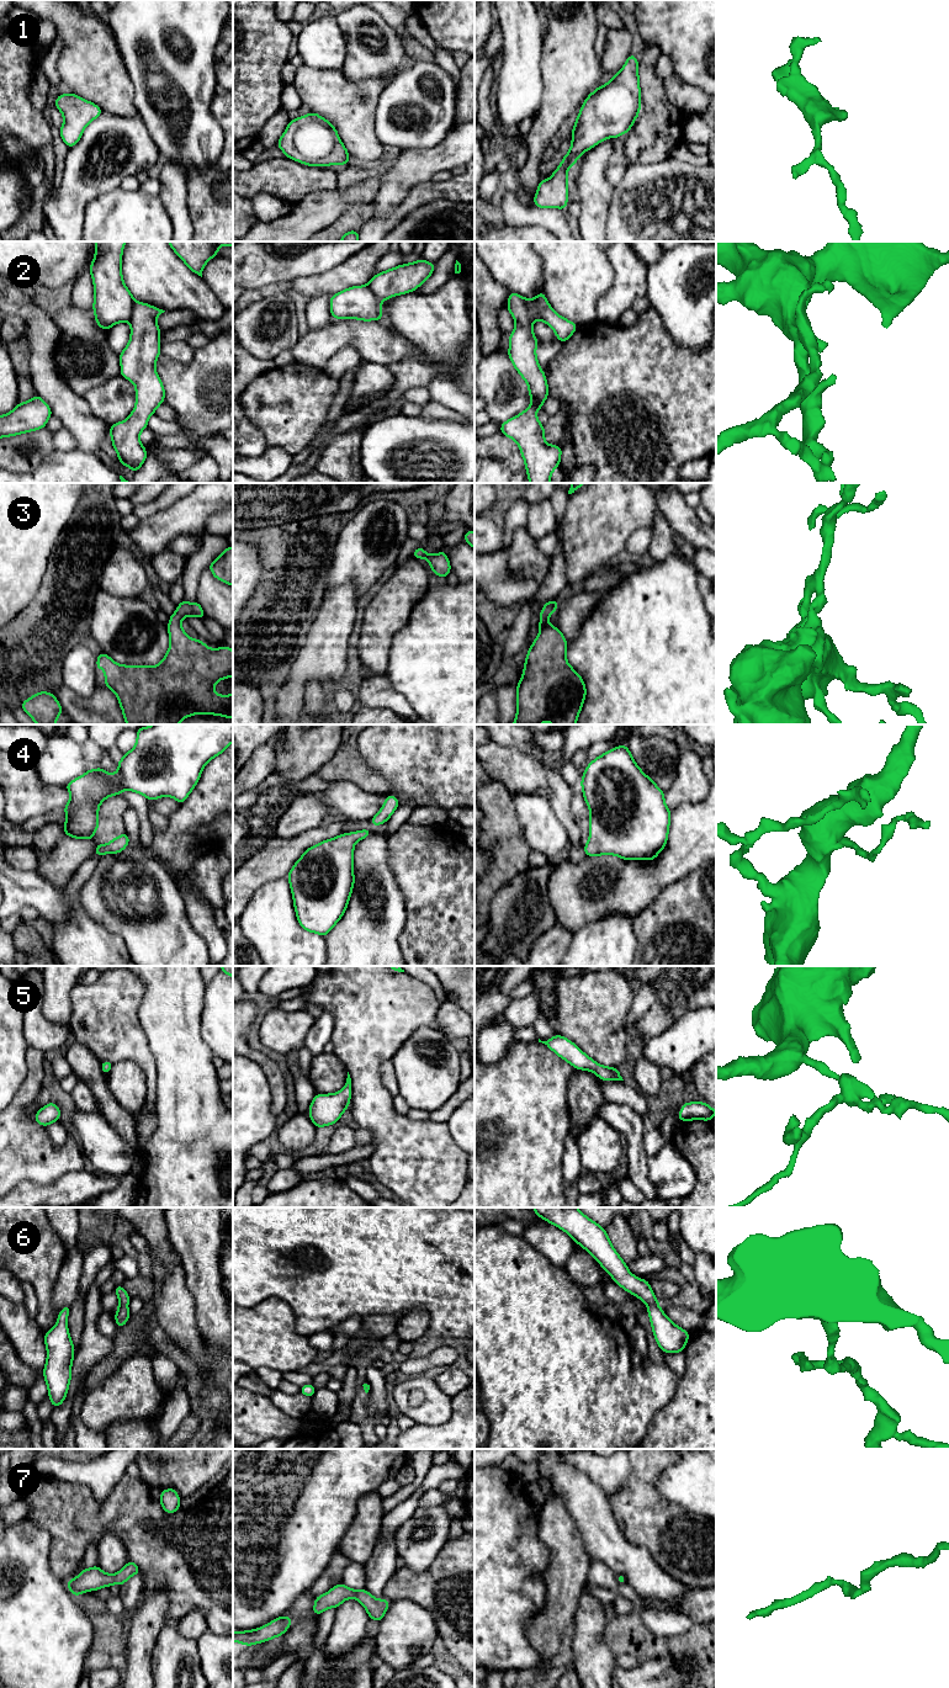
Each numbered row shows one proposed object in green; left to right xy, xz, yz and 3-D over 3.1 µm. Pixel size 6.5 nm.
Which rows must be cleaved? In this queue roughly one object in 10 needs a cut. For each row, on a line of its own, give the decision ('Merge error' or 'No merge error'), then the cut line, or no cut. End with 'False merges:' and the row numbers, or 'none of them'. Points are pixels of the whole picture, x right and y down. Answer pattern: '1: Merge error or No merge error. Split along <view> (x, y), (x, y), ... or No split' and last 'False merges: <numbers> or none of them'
1: No merge error. No split
2: Merge error. Split along yz (523, 298), (529, 318), (533, 322)
3: No merge error. No split
4: No merge error. No split
5: No merge error. No split
6: No merge error. No split
7: No merge error. No split
False merges: 2

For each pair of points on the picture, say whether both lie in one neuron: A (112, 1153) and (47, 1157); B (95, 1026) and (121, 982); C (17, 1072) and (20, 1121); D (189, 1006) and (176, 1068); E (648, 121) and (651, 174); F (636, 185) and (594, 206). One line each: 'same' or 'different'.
A: different
B: same
C: different
D: same
E: different
F: different

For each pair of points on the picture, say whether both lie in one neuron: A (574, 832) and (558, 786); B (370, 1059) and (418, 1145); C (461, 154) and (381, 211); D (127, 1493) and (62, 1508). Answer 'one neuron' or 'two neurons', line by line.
A: one neuron
B: one neuron
C: one neuron
D: one neuron

